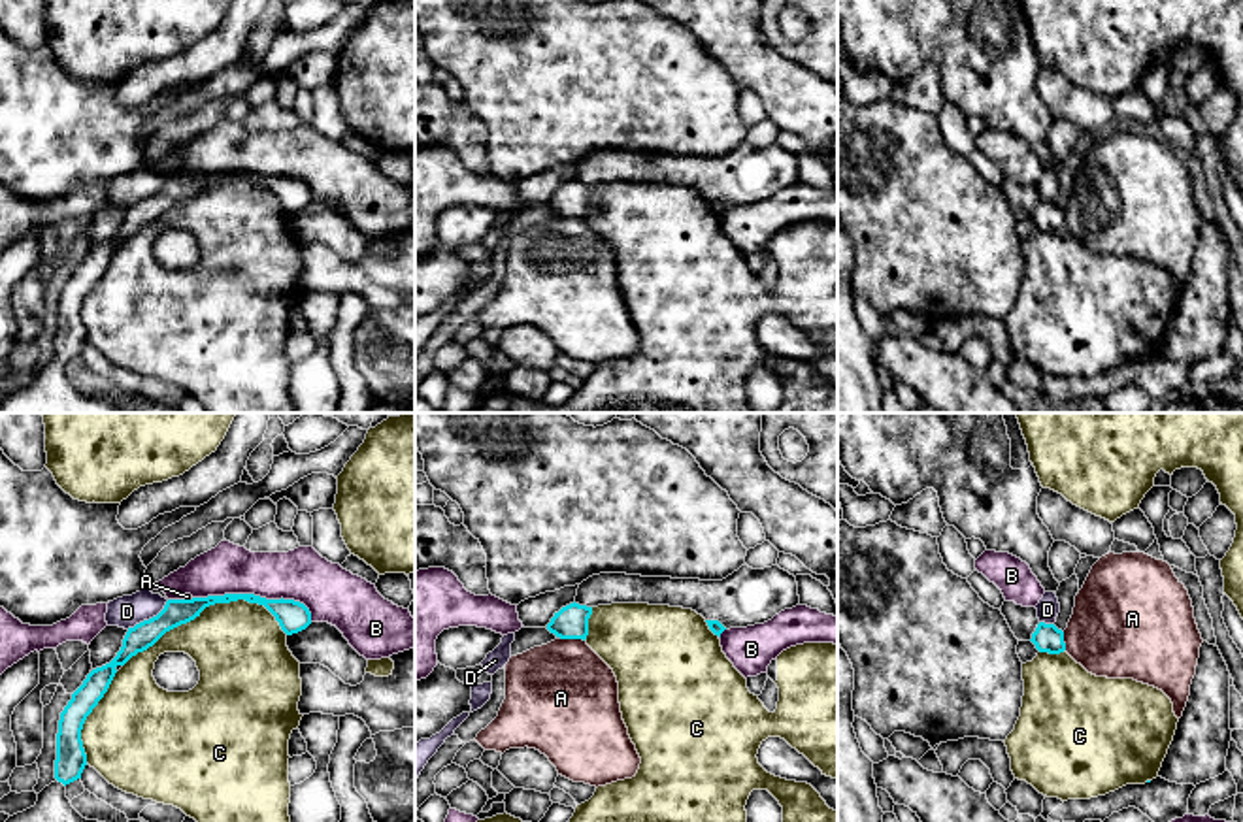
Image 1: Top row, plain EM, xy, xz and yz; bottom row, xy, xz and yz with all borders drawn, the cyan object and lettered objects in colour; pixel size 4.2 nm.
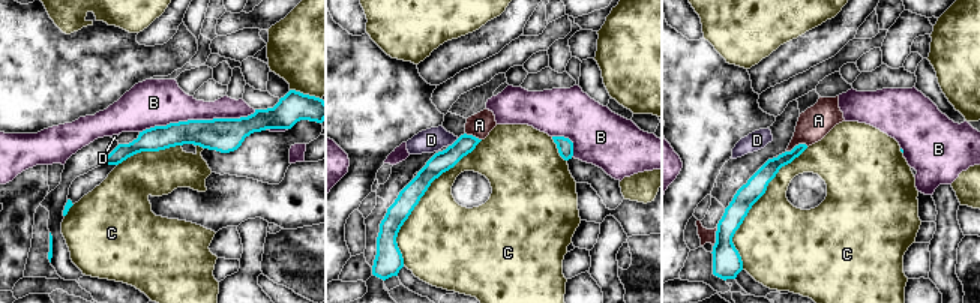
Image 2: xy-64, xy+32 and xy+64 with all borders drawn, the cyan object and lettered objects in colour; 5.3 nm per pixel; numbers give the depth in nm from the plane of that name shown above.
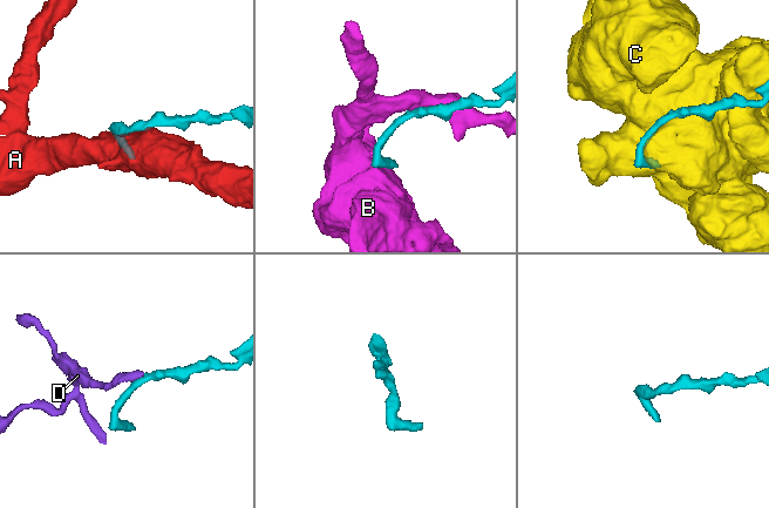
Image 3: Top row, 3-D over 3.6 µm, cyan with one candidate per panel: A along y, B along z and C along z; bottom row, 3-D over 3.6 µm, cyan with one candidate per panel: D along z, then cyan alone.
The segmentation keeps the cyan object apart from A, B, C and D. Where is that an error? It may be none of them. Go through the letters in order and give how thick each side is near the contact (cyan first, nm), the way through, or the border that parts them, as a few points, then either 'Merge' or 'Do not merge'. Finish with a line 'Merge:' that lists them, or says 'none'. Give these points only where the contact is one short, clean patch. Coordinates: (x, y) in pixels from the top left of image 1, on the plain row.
A: Thickness 140 nm (cyan) against 460 nm. Do not merge
B: Thickness 140 nm (cyan) against 220 nm. Do not merge
C: Thickness 110 nm (cyan) against 400 nm. Do not merge
D: Thickness 110 nm (cyan) against 140 nm. Boundary: xy (168, 178), (155, 193), (127, 206). Do not merge
Merge: none

